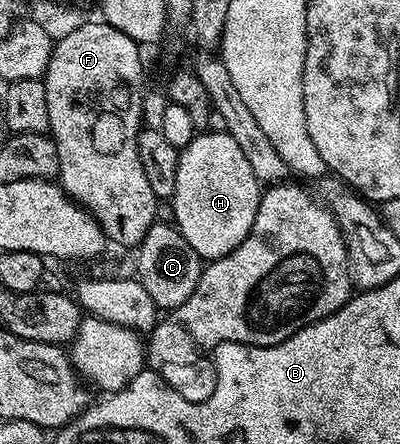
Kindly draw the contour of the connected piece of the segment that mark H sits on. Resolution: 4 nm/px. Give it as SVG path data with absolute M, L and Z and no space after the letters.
M202 130L195 135L192 142L178 153L176 166L176 190L172 197L174 204L173 223L179 234L187 240L192 250L201 256L203 261L209 262L236 250L244 238L252 230L256 222L258 207L262 201L263 185L256 178L252 166L248 166L248 158L244 158L244 150L225 130Z

